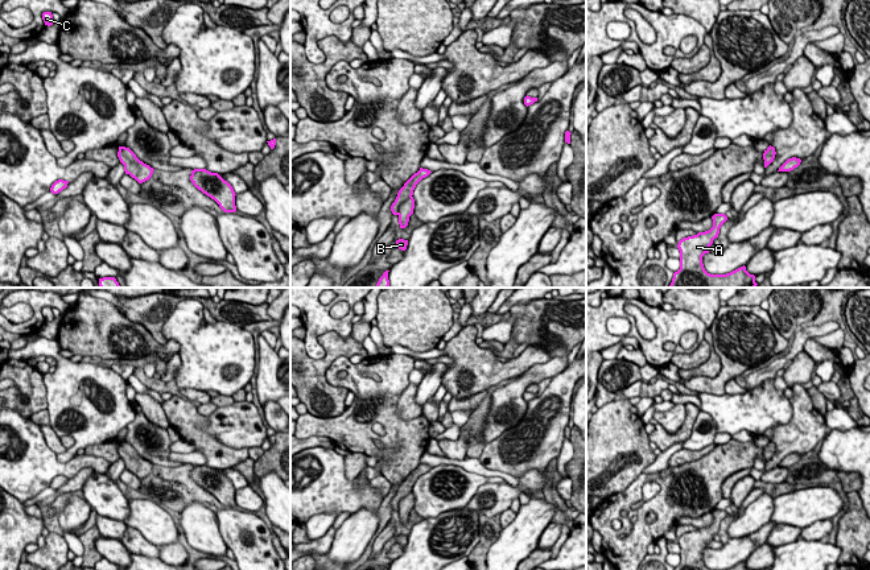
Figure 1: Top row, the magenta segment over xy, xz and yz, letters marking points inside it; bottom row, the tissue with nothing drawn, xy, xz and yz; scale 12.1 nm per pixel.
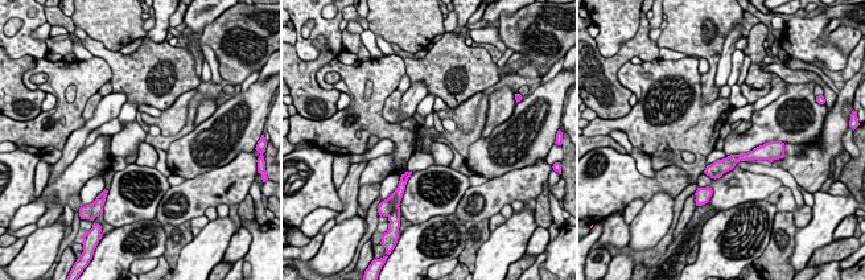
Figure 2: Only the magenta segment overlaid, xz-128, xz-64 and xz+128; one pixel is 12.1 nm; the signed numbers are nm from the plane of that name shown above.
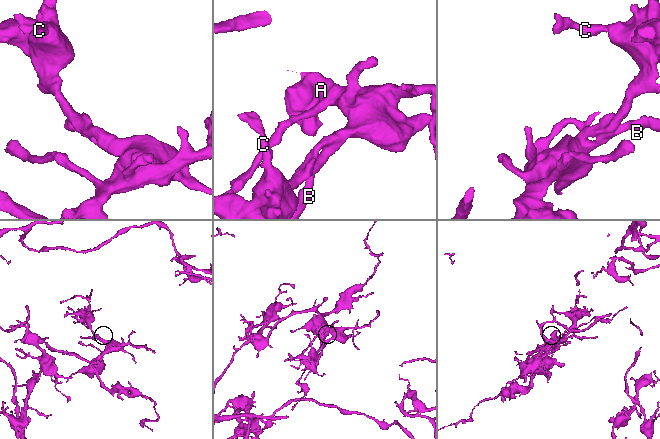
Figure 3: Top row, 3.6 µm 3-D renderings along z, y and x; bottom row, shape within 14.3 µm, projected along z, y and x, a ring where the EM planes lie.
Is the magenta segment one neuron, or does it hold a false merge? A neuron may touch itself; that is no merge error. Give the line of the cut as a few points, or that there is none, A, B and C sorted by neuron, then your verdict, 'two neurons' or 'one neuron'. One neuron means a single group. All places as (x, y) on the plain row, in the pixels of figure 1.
no cut; A B C; one neuron

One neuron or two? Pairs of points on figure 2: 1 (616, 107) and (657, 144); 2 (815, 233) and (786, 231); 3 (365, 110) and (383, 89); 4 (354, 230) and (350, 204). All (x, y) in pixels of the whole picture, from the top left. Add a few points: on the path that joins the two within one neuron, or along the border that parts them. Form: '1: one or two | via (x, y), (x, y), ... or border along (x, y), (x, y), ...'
1: two | border along (633, 107), (618, 118), (601, 119), (597, 116)
2: two | border along (798, 229), (789, 262)
3: one | via (370, 104), (379, 94)
4: two | border along (357, 213), (337, 223)

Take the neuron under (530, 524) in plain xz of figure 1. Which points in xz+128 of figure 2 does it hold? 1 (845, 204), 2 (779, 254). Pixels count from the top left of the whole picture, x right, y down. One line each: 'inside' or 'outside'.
1: inside
2: outside

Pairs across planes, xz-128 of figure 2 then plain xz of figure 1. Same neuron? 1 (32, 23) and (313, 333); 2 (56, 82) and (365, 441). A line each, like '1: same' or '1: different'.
1: same
2: same

